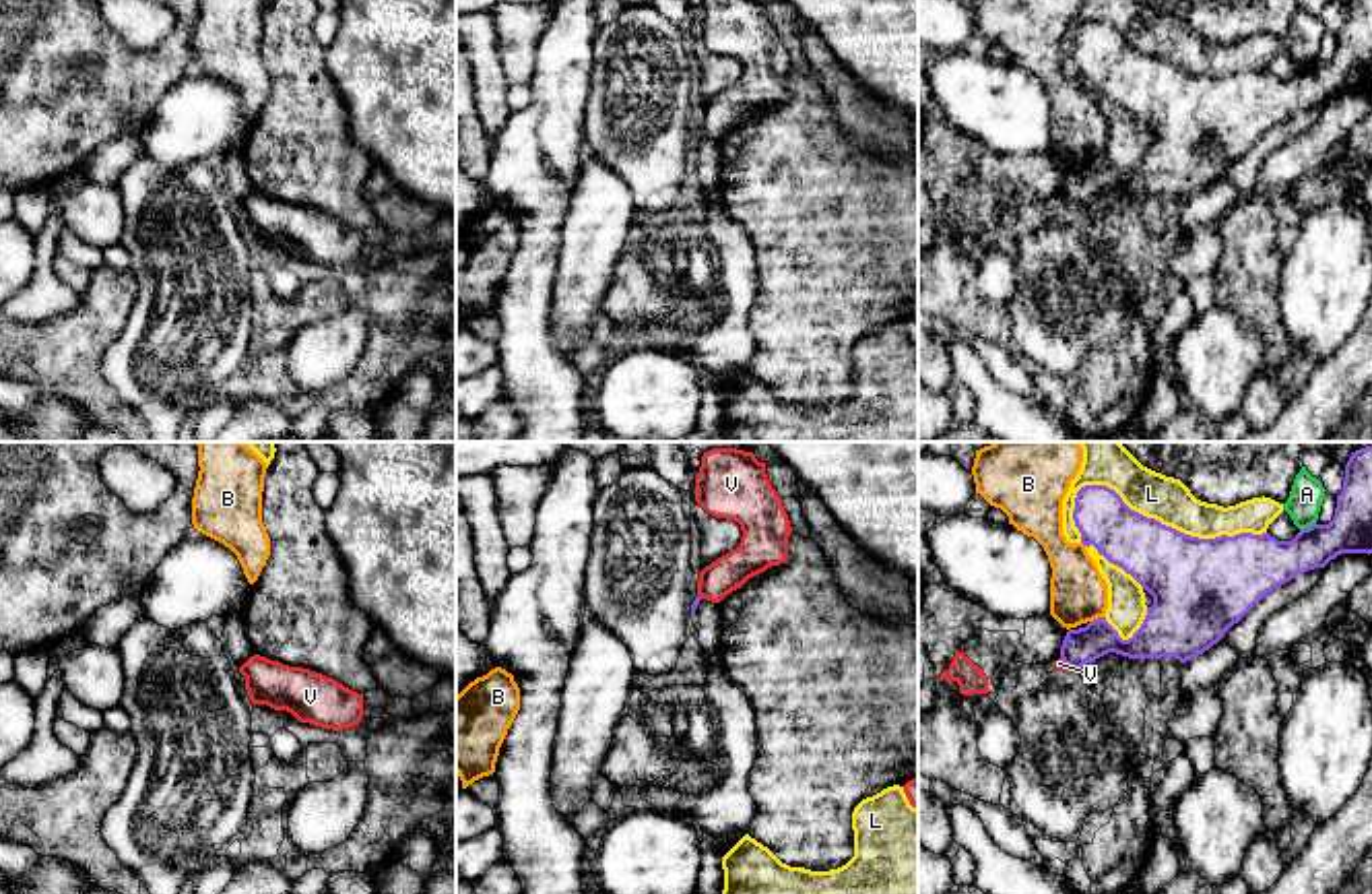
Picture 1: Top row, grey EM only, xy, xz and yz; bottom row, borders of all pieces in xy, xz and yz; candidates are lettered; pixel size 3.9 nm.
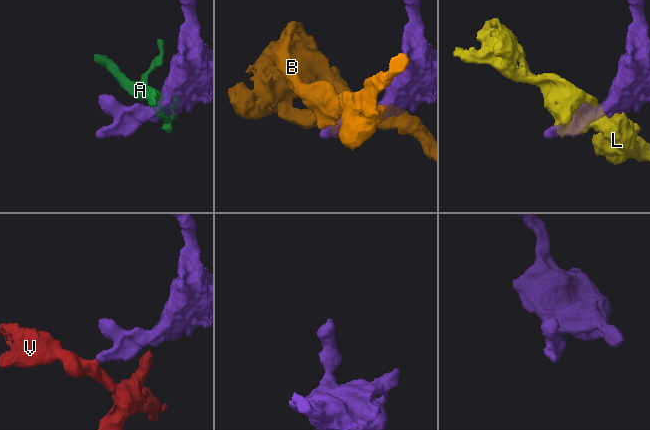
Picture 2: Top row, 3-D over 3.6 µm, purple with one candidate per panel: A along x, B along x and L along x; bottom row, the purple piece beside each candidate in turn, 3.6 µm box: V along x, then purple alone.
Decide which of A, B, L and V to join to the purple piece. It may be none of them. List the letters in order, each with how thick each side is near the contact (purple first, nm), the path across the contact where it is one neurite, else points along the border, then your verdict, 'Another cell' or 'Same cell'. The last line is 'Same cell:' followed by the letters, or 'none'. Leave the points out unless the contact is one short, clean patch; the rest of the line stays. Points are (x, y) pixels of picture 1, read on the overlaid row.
A: Thickness 240 nm (purple) against 130 nm. Another cell
B: Thickness 170 nm (purple) against 220 nm. Another cell
L: Thickness 320 nm (purple) against 180 nm. Another cell
V: Thickness 140 nm (purple) against 40 nm. Boundary: yz (1061, 657), (1073, 669). Another cell
Same cell: none

